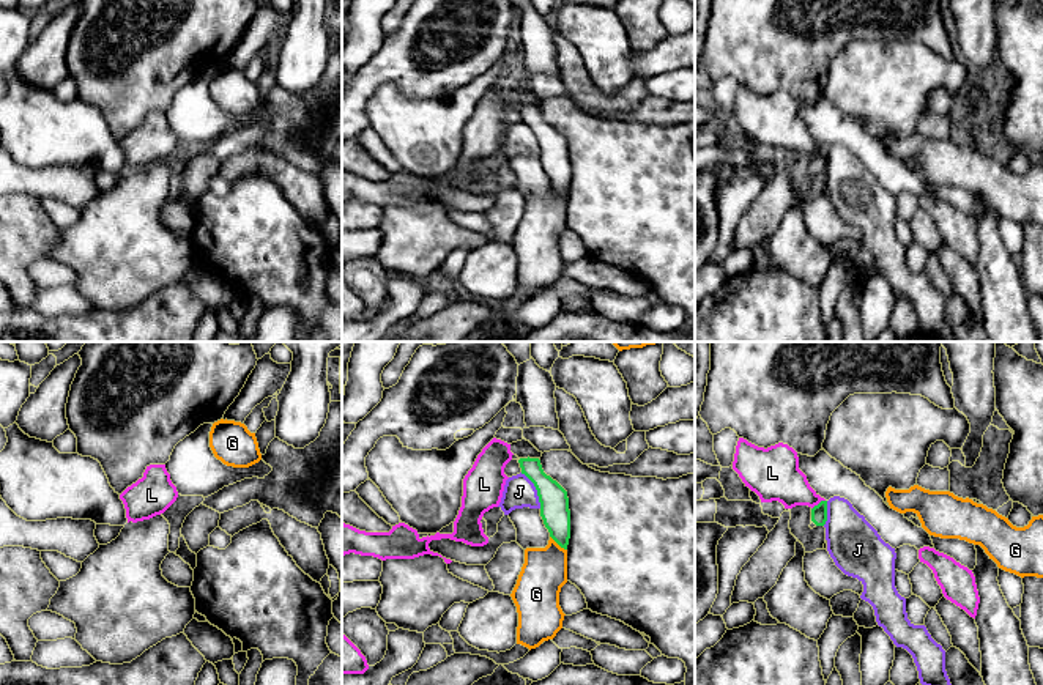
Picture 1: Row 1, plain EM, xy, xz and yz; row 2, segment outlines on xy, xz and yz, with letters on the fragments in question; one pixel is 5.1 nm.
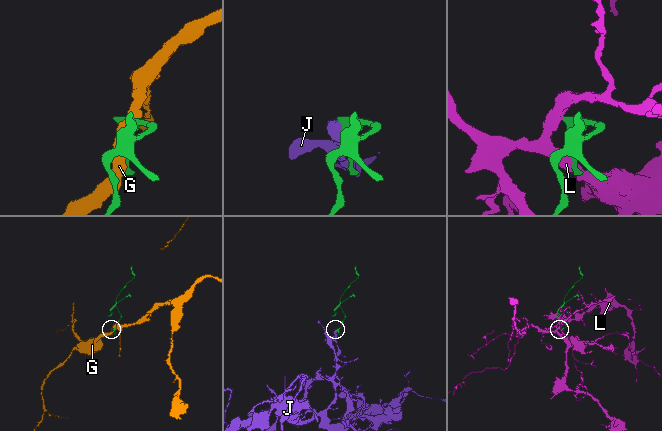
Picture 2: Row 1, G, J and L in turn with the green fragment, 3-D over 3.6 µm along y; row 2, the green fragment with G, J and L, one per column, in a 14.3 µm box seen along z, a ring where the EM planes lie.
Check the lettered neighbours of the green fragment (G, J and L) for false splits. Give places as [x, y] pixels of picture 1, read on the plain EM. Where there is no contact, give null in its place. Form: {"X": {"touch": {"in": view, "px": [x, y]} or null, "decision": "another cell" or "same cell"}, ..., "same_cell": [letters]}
{"G": {"touch": {"in": "xz", "px": [558, 191]}, "decision": "another cell"}, "J": {"touch": {"in": "xz", "px": [536, 136]}, "decision": "another cell"}, "L": {"touch": {"in": "yz", "px": [820, 150]}, "decision": "another cell"}, "same_cell": []}

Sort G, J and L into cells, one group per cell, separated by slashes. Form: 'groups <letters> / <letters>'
groups G / J / L

